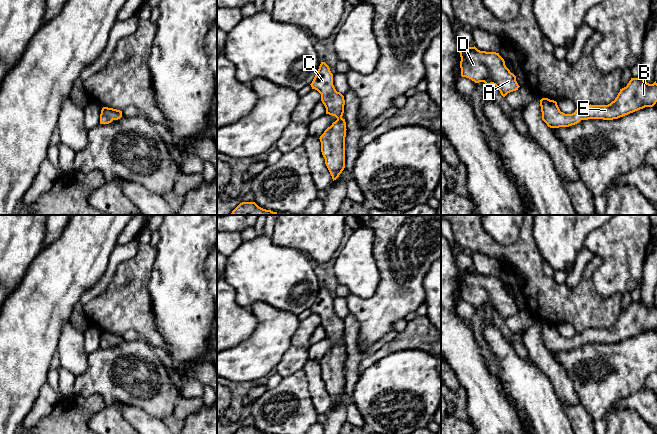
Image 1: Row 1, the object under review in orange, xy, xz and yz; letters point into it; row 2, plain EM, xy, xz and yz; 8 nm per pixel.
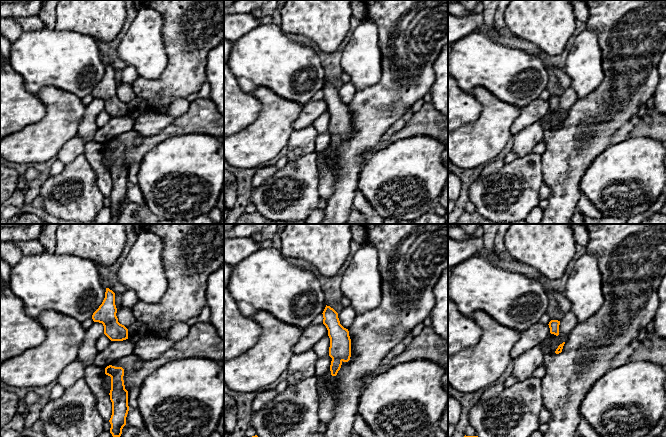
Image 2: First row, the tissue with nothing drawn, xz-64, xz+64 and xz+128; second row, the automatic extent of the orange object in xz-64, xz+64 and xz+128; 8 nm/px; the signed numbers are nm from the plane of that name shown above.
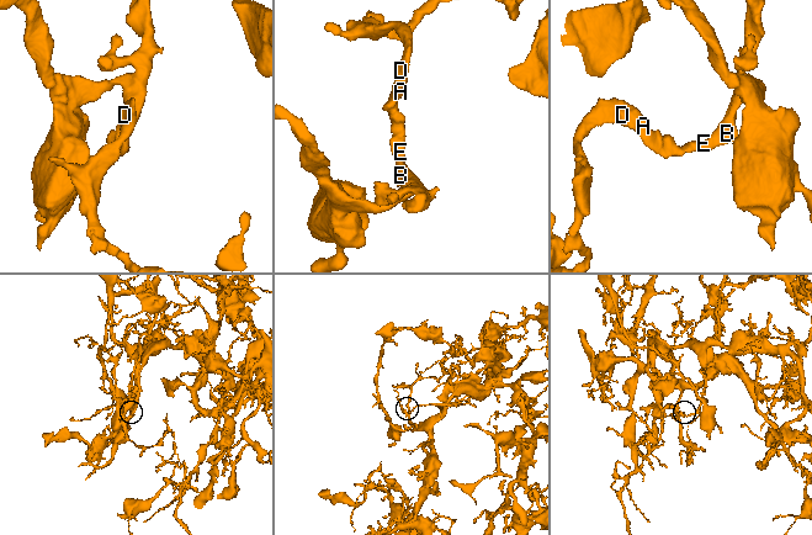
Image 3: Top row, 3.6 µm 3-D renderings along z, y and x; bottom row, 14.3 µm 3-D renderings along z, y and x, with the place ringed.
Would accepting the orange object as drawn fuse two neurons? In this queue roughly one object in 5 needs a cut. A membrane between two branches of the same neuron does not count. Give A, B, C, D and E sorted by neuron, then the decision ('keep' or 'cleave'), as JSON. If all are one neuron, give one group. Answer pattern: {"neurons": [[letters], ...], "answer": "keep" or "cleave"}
{"neurons": [["A", "B", "C", "D", "E"]], "answer": "keep"}

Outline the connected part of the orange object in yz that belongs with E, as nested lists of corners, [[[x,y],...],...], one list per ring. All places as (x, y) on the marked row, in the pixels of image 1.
[[[640,75],[631,78],[626,87],[620,89],[617,97],[608,105],[586,105],[572,114],[560,111],[557,102],[548,98],[540,100],[542,120],[550,128],[569,127],[581,120],[613,120],[643,109],[653,107],[657,102],[657,83],[649,84]]]

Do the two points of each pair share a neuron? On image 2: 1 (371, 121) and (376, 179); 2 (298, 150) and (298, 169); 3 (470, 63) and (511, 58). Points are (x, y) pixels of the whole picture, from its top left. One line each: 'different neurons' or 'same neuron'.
1: different neurons
2: different neurons
3: same neuron

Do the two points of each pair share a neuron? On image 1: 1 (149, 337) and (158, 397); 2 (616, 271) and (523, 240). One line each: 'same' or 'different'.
1: different
2: different

